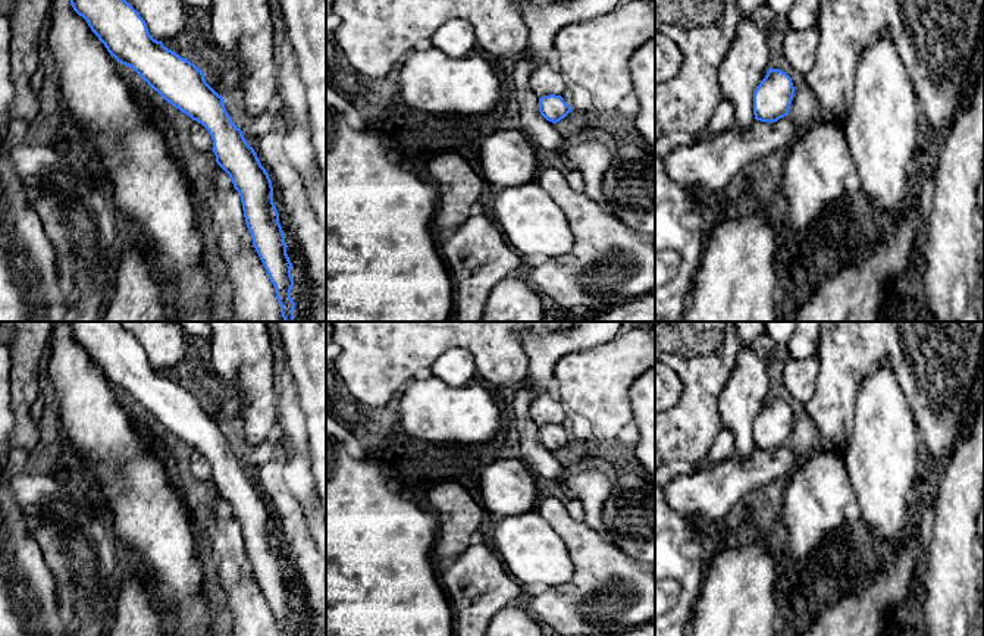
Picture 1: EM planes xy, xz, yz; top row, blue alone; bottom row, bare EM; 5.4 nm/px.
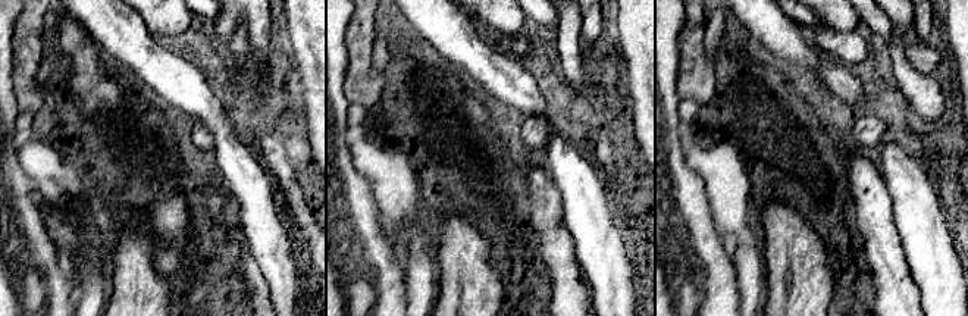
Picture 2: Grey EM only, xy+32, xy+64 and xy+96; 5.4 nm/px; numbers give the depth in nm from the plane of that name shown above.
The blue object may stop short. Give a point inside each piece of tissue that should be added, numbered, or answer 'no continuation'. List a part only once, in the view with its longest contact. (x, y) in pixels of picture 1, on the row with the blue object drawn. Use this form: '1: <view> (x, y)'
no continuation

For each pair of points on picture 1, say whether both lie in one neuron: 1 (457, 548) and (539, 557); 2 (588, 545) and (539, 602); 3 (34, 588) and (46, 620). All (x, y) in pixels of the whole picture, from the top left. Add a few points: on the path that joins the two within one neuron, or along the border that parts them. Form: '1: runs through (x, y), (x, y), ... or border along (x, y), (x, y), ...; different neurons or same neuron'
1: border along (491, 545), (504, 567), (517, 580); different neurons
2: runs through (588, 566), (588, 579), (564, 602), (560, 602); same neuron
3: runs through (34, 595), (34, 608), (38, 613); same neuron

